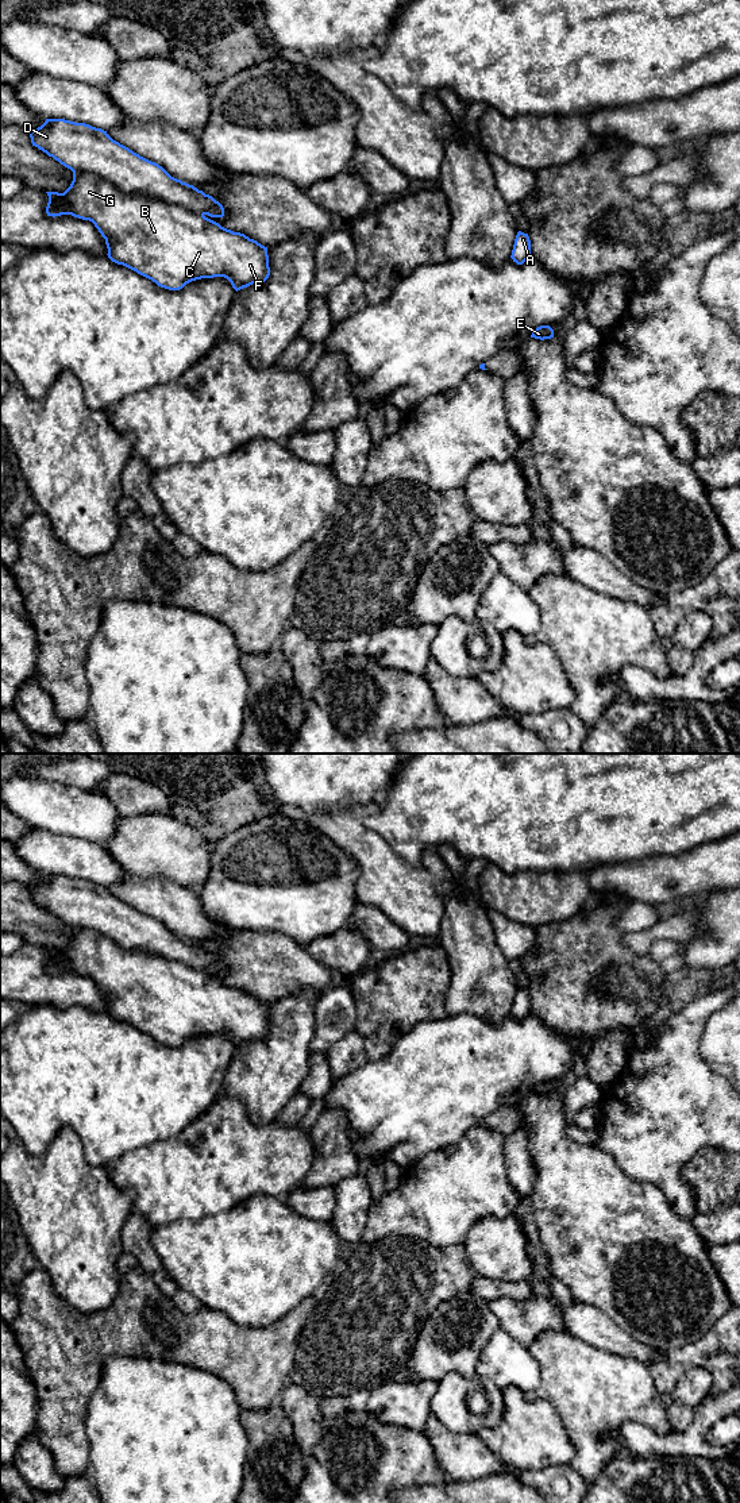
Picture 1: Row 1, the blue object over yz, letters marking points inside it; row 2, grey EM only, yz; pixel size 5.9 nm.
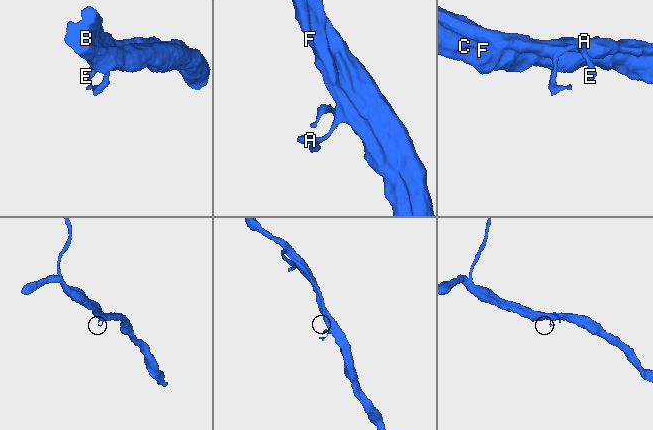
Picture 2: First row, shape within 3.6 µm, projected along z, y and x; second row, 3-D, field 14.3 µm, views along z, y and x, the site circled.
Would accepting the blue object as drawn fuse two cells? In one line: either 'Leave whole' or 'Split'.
Leave whole

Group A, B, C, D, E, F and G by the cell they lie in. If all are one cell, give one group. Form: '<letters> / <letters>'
A B C D E F G

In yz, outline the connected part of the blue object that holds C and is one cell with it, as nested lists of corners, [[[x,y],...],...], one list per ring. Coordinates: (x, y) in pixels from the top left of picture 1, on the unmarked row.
[[[46,875],[41,883],[30,887],[30,894],[32,902],[73,928],[73,937],[63,949],[46,948],[49,952],[47,972],[72,971],[92,978],[105,995],[107,1011],[112,1018],[169,1047],[180,1047],[186,1040],[201,1034],[224,1033],[238,1048],[269,1034],[267,1003],[212,976],[224,972],[224,964],[219,957],[193,941],[171,933],[158,920],[113,897],[107,887],[65,875]]]

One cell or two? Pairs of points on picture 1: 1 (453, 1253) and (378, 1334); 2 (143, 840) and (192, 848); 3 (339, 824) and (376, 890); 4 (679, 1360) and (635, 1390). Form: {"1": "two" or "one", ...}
{"1": "one", "2": "one", "3": "one", "4": "two"}

